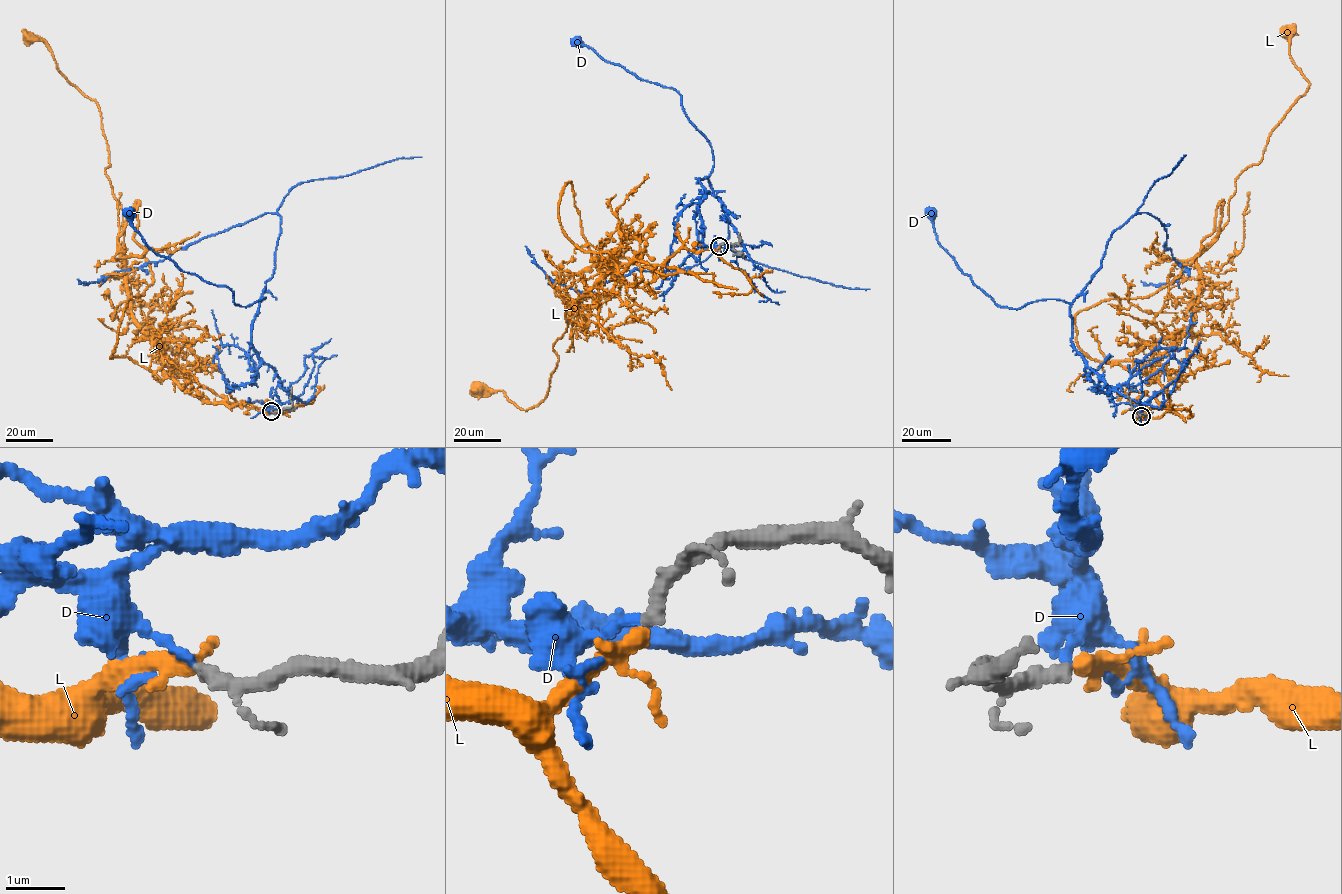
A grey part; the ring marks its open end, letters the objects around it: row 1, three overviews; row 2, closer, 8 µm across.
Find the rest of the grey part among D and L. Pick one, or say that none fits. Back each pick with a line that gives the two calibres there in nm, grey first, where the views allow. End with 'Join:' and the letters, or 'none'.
L: 260 nm thick on the grey side, 240 nm on the other
Join: L

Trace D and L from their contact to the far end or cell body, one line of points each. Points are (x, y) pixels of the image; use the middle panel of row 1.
D: (719, 246), (740, 242), (725, 206), (700, 183), (712, 170), (712, 147), (685, 113), (681, 96), (576, 41)
L: (719, 246), (621, 273), (611, 258), (569, 301), (541, 401), (521, 409), (478, 389)

